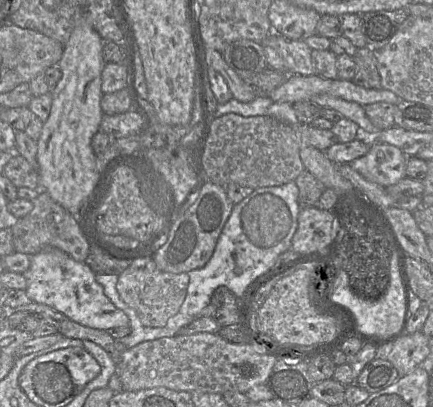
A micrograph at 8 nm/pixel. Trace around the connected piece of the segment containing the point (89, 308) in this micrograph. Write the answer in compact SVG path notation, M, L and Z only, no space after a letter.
M45 249L30 256L30 267L23 275L27 281L25 291L32 302L47 305L85 327L104 331L118 327L129 327L128 316L105 295L103 287L95 279L96 274L85 262L78 262L59 249Z

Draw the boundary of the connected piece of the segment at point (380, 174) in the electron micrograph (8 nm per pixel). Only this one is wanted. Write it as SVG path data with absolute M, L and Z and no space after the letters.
M374 142L368 153L350 164L367 180L384 187L398 183L406 176L408 157L398 147Z

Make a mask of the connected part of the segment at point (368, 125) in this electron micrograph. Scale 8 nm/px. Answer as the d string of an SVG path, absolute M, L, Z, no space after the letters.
M319 94L310 98L321 108L329 107L339 111L346 117L357 123L365 132L370 135L377 135L380 131L374 126L366 114L365 106L353 101L347 101L329 94Z

